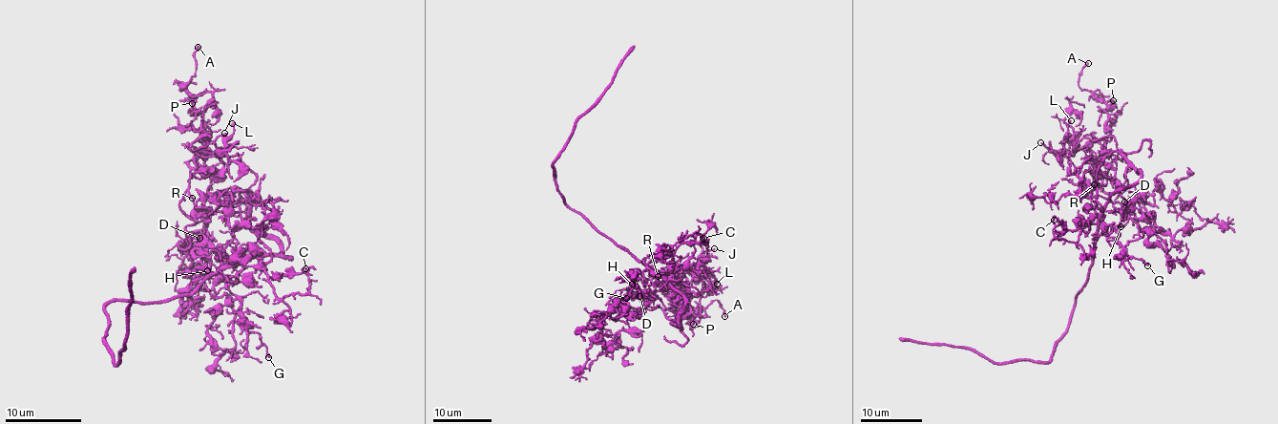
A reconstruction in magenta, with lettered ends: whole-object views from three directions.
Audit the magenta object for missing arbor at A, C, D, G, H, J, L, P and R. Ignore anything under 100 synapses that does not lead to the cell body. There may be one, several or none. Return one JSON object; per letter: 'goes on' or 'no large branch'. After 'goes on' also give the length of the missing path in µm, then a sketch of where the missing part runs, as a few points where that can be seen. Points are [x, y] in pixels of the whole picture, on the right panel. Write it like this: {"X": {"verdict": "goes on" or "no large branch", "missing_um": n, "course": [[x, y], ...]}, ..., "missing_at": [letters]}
{"A": {"verdict": "no large branch"}, "C": {"verdict": "no large branch"}, "D": {"verdict": "no large branch"}, "G": {"verdict": "no large branch"}, "H": {"verdict": "no large branch"}, "J": {"verdict": "no large branch"}, "L": {"verdict": "no large branch"}, "P": {"verdict": "no large branch"}, "R": {"verdict": "no large branch"}, "missing_at": []}

